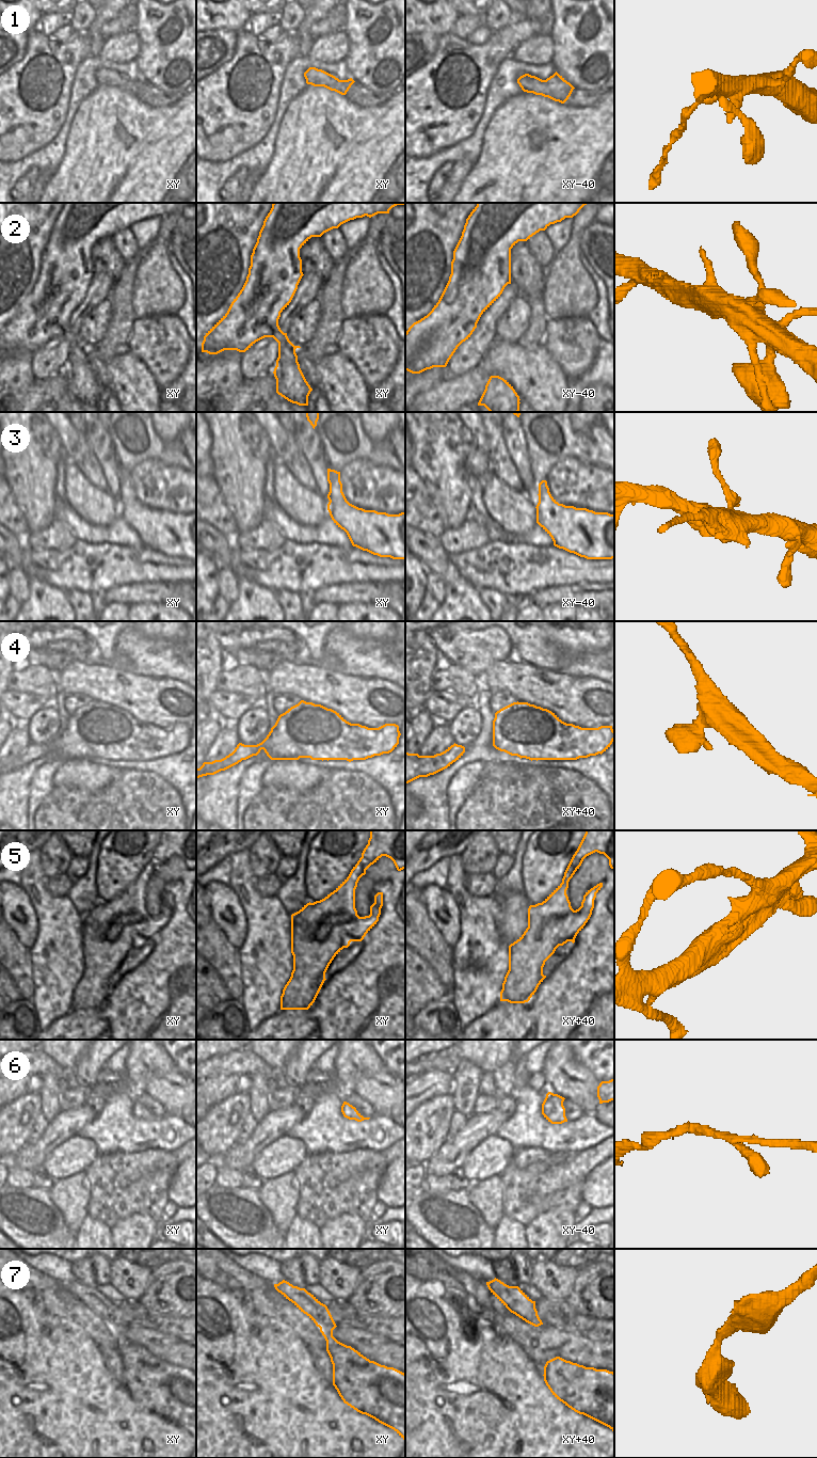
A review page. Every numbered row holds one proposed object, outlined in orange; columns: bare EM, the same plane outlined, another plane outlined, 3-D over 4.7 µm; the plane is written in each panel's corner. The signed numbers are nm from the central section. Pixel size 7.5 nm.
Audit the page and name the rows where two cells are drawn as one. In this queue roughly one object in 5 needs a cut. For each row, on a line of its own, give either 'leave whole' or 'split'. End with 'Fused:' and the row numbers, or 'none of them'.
1: leave whole
2: leave whole
3: leave whole
4: leave whole
5: leave whole
6: leave whole
7: leave whole
Fused: none of them

